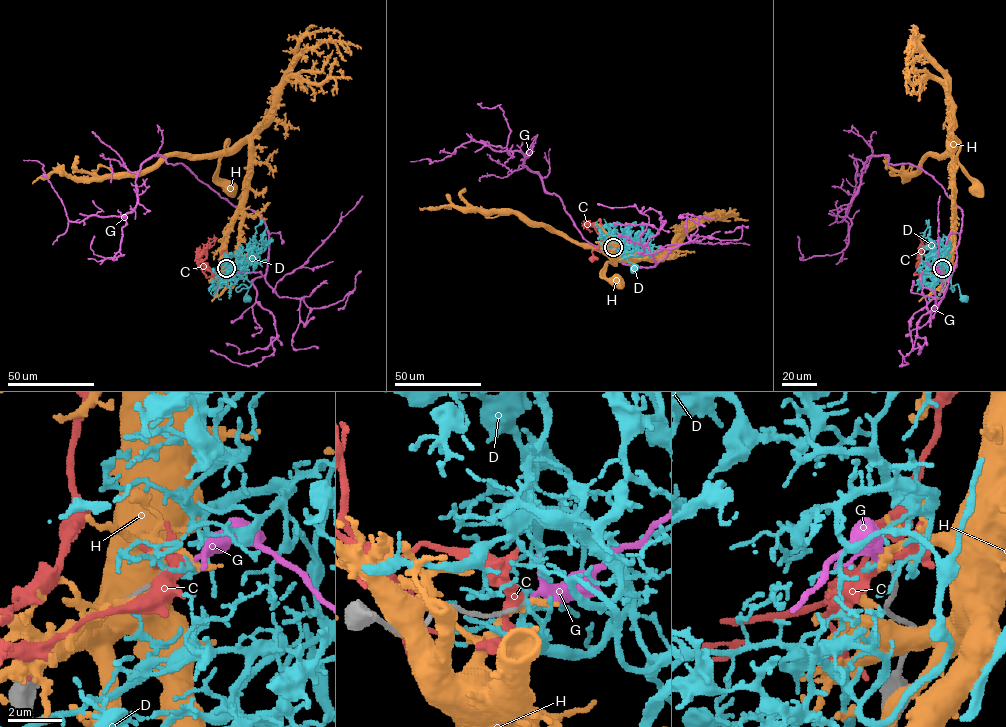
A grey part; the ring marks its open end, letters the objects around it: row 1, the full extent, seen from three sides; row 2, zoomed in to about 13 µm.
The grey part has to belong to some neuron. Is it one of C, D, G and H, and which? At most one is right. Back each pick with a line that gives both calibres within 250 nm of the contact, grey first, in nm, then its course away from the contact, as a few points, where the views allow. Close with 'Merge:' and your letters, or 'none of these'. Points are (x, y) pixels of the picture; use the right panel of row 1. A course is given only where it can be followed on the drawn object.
G: calibres 140 and 280 nm; course (942, 268), (955, 264), (962, 211), (912, 164), (870, 155), (837, 221), (856, 160)
Merge: G

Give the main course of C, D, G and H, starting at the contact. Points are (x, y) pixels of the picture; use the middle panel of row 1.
C: (613, 248), (600, 242), (591, 251), (595, 256), (591, 258)
D: (613, 247), (632, 252), (621, 256), (638, 256), (623, 259), (634, 264), (634, 269)
G: (614, 247), (644, 244), (656, 264), (623, 264), (587, 241), (517, 151), (470, 141), (441, 161), (410, 161)
H: (613, 248), (611, 255), (618, 258), (634, 258), (637, 254), (656, 256), (667, 251)

